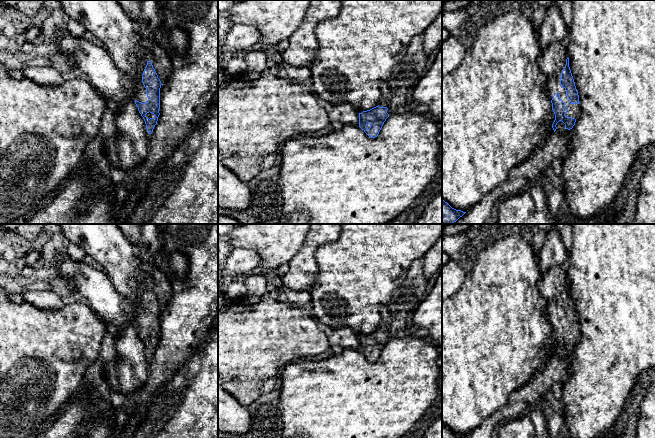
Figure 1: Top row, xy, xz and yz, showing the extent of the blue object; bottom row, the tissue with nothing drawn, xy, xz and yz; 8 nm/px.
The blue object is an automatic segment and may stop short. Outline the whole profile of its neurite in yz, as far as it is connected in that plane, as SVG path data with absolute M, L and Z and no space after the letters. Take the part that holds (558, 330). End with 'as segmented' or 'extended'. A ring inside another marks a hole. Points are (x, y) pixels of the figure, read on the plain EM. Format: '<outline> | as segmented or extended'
M554 265L542 274L539 290L547 300L546 318L555 338L554 356L559 345L565 348L566 353L572 353L578 340L579 319L569 291L566 267Z | extended

